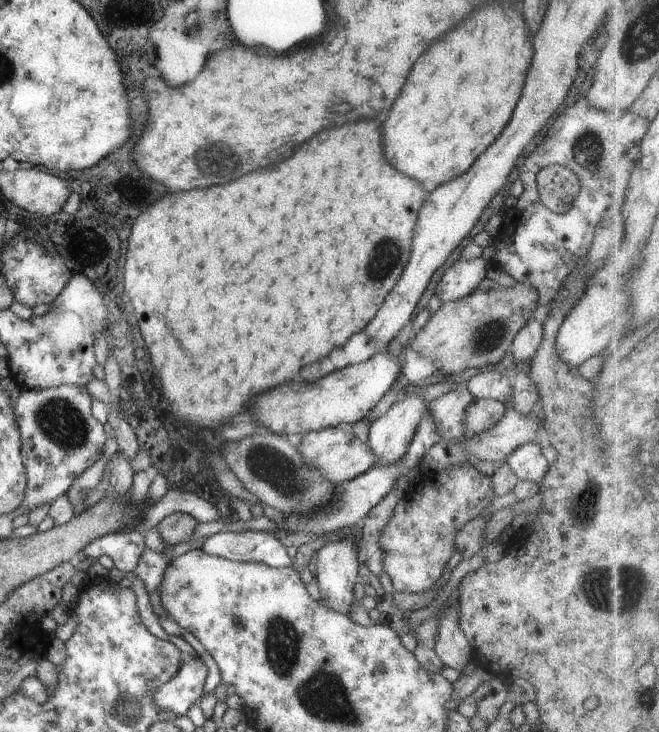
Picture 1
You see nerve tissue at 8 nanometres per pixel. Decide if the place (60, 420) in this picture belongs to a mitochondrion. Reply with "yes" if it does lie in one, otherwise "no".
yes

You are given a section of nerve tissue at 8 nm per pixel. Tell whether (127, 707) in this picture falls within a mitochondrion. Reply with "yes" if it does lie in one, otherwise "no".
yes

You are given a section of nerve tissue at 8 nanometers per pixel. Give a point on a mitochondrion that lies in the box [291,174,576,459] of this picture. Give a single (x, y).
(386, 256)

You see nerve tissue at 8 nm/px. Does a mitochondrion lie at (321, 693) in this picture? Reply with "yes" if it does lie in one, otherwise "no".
yes

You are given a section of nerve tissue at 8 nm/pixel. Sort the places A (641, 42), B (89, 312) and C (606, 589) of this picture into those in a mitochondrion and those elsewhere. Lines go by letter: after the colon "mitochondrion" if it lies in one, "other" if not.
A: mitochondrion
B: mitochondrion
C: mitochondrion

